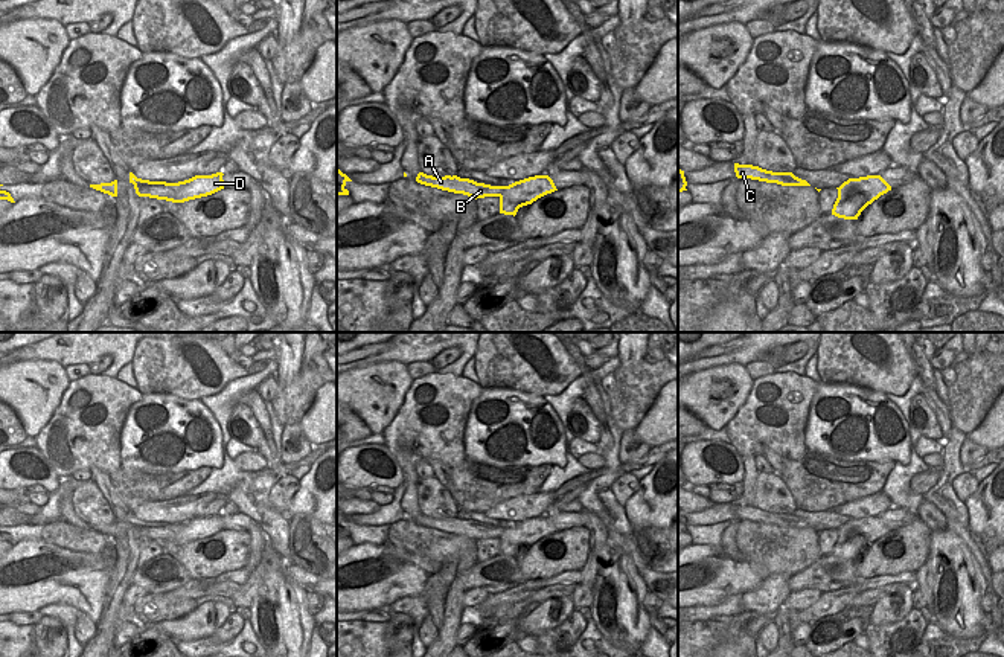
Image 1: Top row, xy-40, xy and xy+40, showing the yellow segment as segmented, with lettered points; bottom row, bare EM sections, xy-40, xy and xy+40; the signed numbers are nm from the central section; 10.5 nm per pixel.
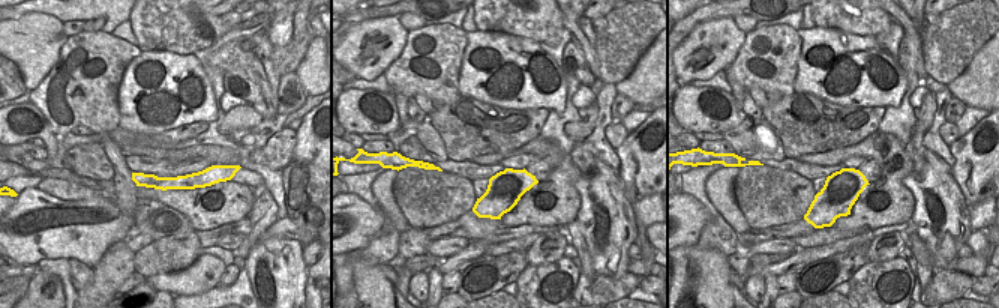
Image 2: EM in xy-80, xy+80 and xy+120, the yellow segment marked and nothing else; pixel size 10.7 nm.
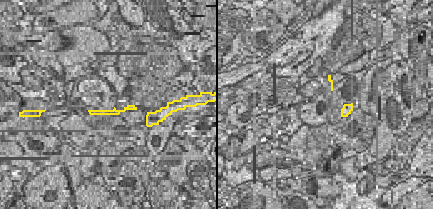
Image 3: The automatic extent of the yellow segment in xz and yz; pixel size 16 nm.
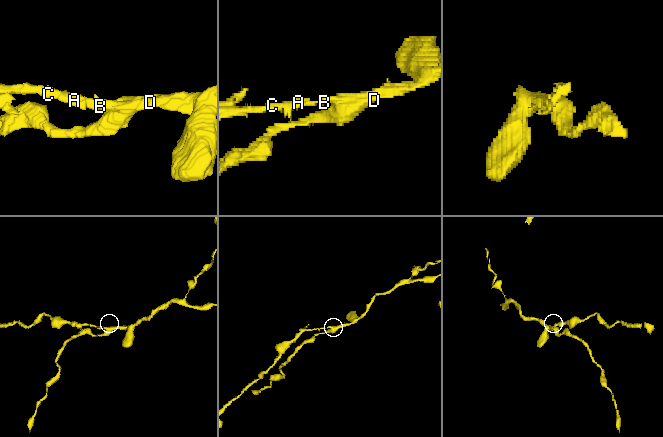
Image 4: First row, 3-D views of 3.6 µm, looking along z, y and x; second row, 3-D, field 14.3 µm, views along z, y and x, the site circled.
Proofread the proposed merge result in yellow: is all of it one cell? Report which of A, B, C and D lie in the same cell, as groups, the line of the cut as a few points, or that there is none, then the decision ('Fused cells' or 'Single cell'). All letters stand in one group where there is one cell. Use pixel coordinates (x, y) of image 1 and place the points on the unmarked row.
Groups: A C / B D. Split along xy (476, 523), (471, 538). Fused cells

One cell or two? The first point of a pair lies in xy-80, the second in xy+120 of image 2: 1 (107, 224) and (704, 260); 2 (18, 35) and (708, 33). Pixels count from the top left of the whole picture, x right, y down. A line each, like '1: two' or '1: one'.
1: two
2: one

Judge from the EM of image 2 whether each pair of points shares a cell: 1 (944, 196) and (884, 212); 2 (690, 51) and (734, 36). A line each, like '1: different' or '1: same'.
1: different
2: same

